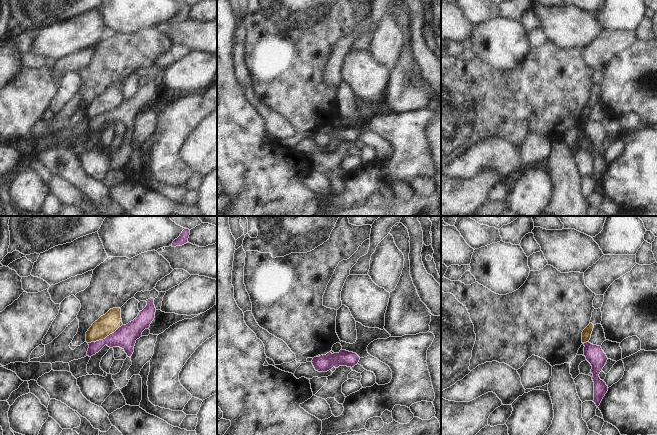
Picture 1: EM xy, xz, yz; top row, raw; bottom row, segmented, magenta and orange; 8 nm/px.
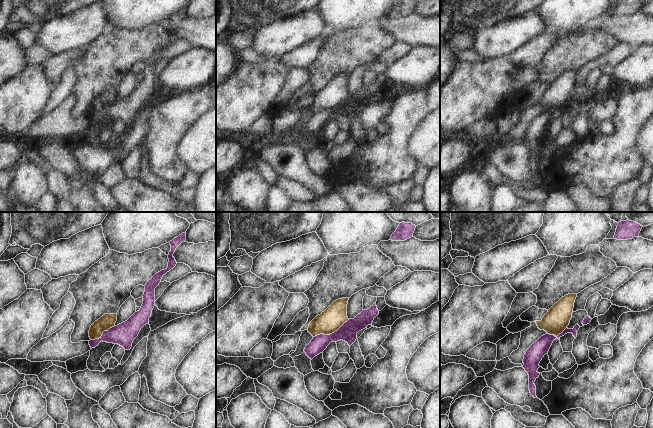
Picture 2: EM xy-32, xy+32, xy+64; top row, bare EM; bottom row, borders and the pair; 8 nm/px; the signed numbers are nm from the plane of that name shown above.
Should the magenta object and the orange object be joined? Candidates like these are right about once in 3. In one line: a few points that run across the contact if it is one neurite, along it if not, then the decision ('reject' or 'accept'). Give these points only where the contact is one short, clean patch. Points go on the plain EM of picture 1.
reject

